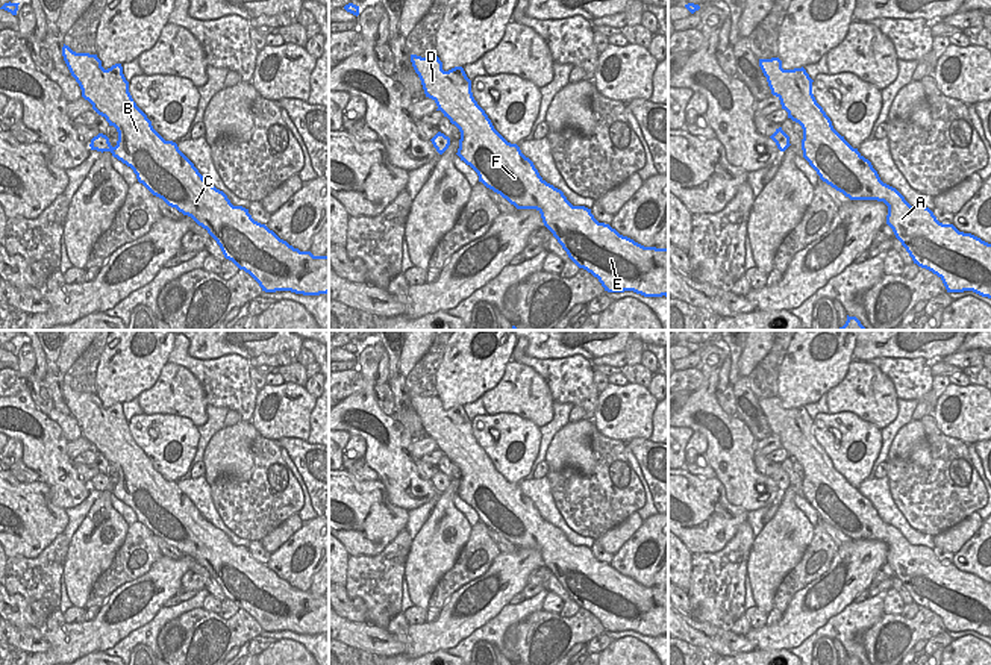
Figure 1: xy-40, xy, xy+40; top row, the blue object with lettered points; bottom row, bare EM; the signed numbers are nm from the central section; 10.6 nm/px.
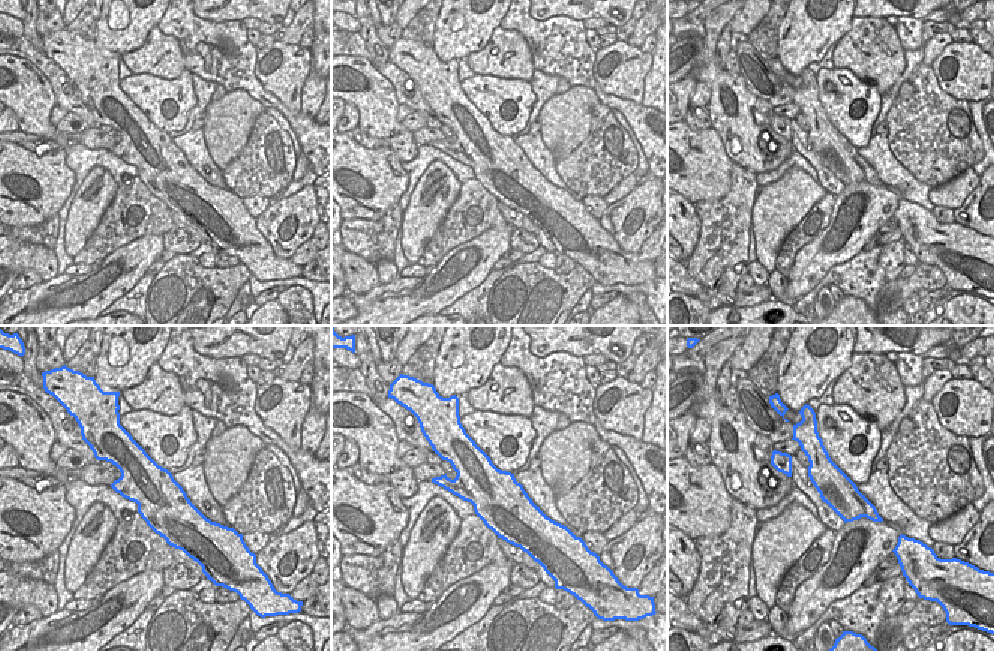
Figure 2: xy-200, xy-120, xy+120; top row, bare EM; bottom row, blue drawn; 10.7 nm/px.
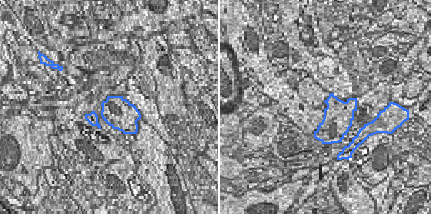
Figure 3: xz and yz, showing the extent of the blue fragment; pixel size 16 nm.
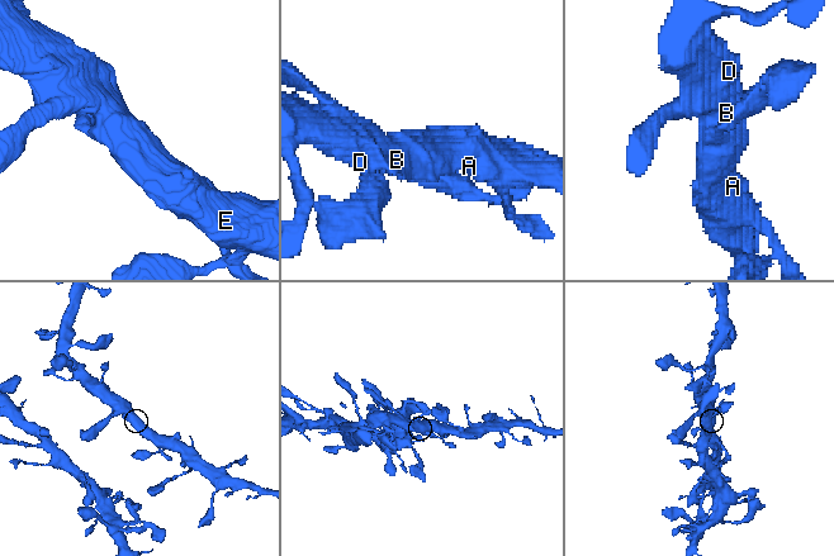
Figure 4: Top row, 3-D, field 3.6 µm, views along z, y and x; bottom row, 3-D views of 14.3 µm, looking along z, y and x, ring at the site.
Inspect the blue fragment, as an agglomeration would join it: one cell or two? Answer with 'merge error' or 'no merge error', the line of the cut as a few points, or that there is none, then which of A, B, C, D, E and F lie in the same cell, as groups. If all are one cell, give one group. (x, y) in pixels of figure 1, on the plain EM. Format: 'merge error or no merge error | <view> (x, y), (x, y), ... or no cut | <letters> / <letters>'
no merge error | no cut | A B C D E F

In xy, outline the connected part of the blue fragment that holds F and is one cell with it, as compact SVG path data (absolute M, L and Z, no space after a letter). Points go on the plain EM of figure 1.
M411 394L411 401L418 414L426 436L432 438L438 448L461 471L458 495L470 504L486 527L500 533L517 548L536 548L544 565L553 573L568 597L599 618L605 630L633 630L644 636L668 636L668 588L644 586L633 579L620 574L609 564L599 562L591 548L573 545L564 532L547 523L526 497L517 483L508 482L492 465L485 450L477 444L471 432L471 420L462 406L442 409L439 397L421 397Z

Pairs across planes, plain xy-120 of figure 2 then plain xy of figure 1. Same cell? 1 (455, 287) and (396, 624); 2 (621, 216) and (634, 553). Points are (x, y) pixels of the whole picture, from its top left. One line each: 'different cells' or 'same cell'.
1: different cells
2: same cell

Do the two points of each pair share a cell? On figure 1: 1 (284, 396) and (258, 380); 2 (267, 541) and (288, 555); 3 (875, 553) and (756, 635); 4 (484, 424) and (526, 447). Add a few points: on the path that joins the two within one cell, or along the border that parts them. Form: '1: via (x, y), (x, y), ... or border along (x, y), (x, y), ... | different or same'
1: border along (265, 385), (258, 391) | different
2: border along (302, 521), (271, 553) | different
3: via (850, 585), (788, 632) | same
4: via (494, 424), (509, 440), (518, 440) | same

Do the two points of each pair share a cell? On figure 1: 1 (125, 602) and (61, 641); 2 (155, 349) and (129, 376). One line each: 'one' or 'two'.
1: one
2: one

